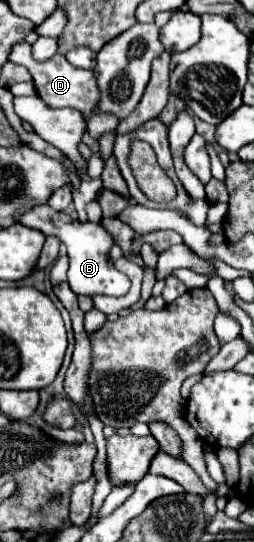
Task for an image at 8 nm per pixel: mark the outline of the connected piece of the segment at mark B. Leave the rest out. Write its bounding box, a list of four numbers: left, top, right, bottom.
[20,204,130,296]

